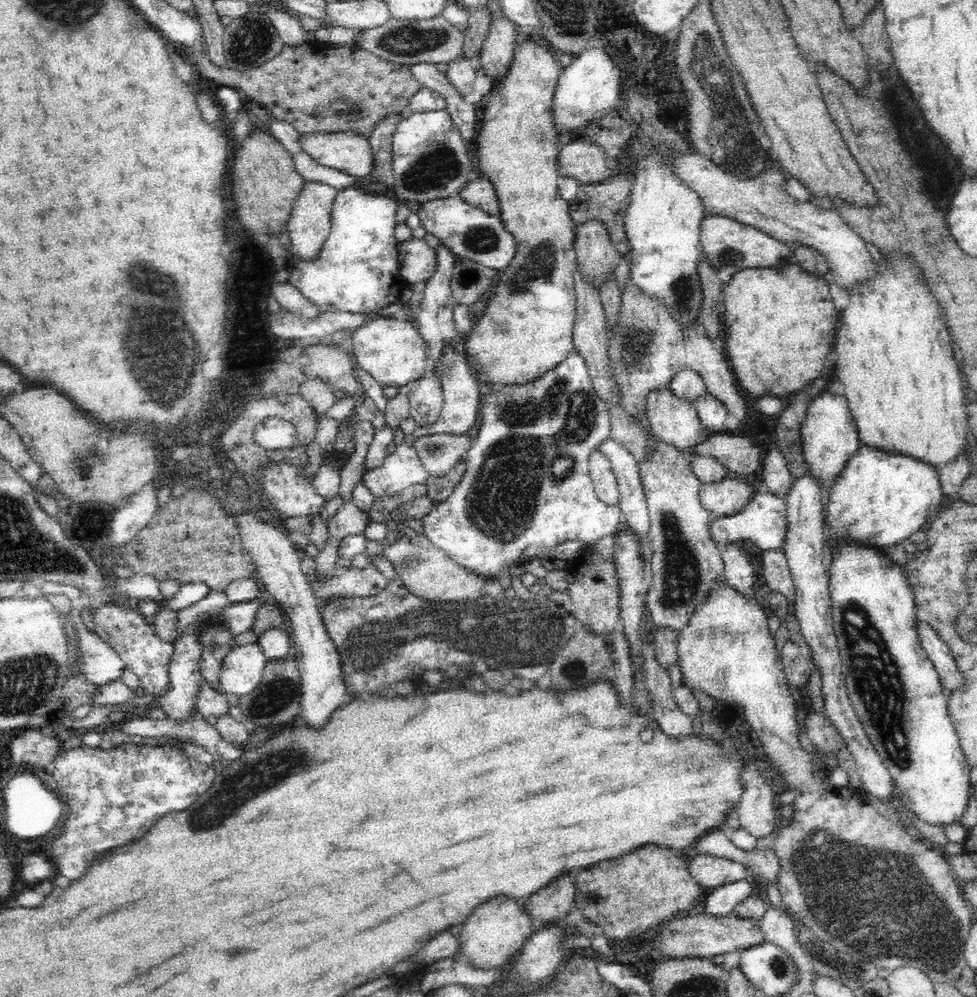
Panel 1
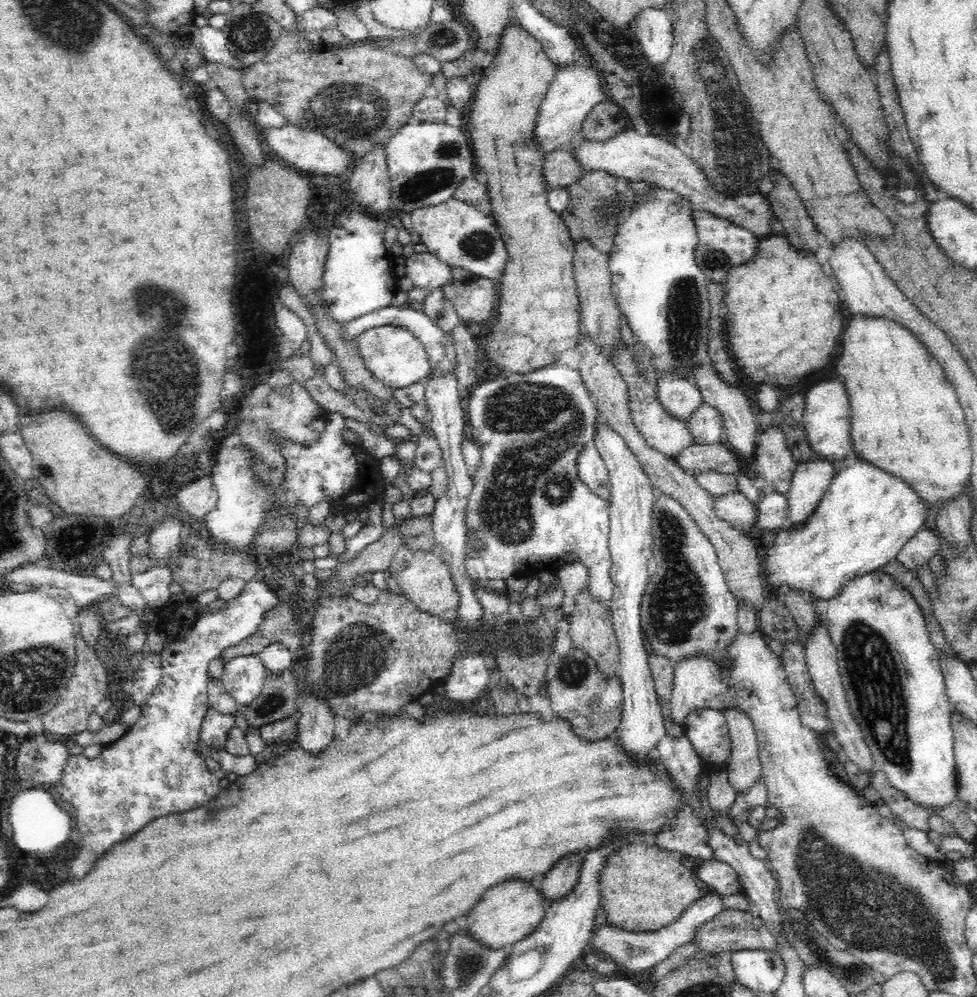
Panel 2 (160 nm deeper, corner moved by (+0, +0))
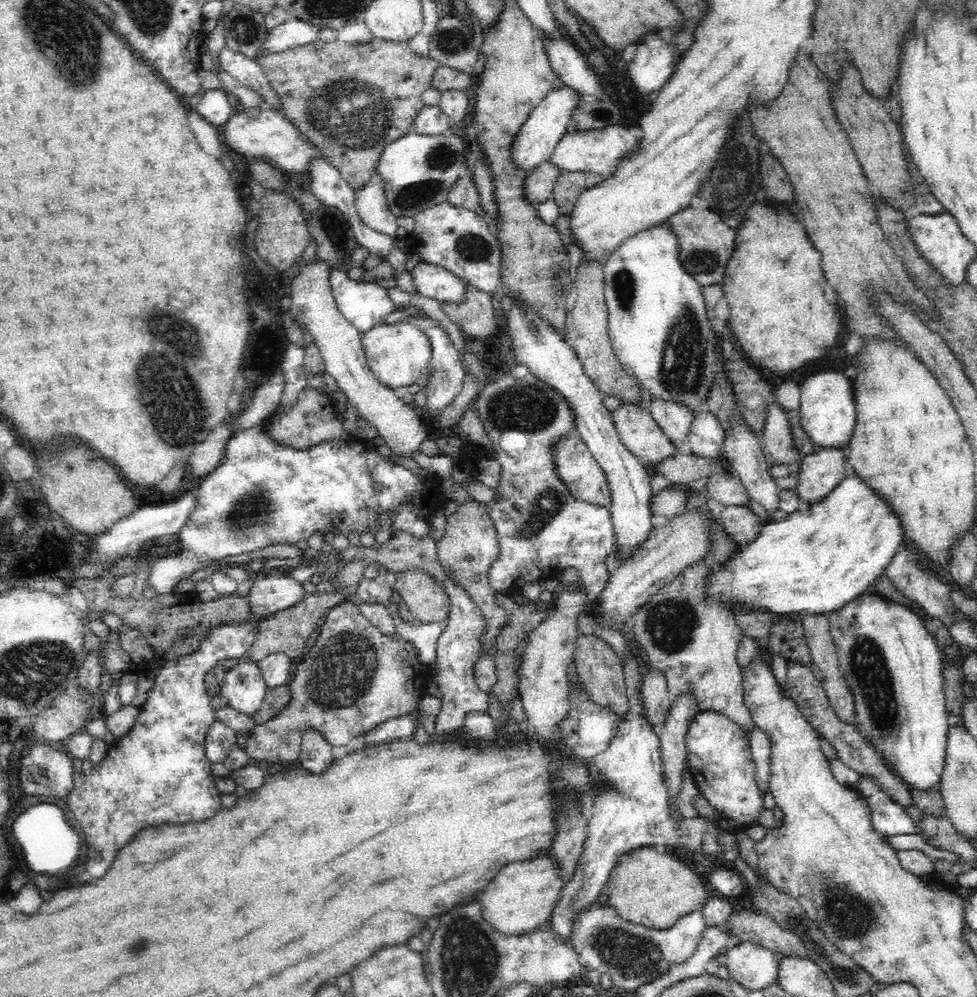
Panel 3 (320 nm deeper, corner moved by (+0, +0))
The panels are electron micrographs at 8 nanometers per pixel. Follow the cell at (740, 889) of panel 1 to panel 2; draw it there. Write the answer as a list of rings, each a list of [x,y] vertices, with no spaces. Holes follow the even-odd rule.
[[[712,892],[700,897],[691,904],[678,920],[654,932],[626,932],[622,929],[614,929],[606,922],[600,928],[593,930],[588,951],[596,953],[600,951],[604,952],[606,957],[612,957],[616,962],[617,969],[623,974],[648,973],[657,964],[666,960],[678,947],[688,943],[696,928],[700,927],[704,922],[714,920],[718,914],[725,910],[722,896],[723,894]]]

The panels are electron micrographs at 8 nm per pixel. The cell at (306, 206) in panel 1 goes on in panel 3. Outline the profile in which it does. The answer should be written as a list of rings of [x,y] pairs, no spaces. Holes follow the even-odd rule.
[[[316,255],[310,262],[296,262],[292,271],[292,304],[282,318],[298,318],[306,326],[306,331],[314,336],[314,343],[320,349],[325,373],[336,379],[349,404],[378,428],[392,454],[411,458],[411,452],[420,449],[422,442],[428,438],[428,422],[417,407],[405,404],[399,391],[383,385],[370,370],[362,346],[363,333],[345,320],[333,298],[327,260]]]

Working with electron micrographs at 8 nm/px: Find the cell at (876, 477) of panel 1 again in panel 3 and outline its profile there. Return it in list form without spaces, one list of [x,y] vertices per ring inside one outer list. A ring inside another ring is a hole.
[[[848,474],[822,500],[792,512],[784,520],[771,519],[756,540],[742,544],[736,558],[722,568],[714,566],[708,595],[726,601],[732,610],[734,602],[744,601],[748,607],[758,605],[774,615],[828,614],[866,592],[867,587],[884,574],[894,555],[906,545],[905,541],[906,529],[892,501],[884,499],[882,493],[864,482],[863,476]]]

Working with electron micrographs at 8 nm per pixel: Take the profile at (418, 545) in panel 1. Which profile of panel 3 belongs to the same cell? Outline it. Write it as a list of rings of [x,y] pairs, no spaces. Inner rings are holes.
[[[421,568],[395,572],[395,591],[420,623],[446,621],[450,595],[445,584]]]

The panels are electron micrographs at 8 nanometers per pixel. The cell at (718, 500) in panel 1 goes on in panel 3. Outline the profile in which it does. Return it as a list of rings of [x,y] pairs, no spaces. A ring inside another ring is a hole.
[[[749,505],[725,506],[719,515],[719,521],[725,526],[726,532],[740,544],[748,544],[758,538],[765,525]]]

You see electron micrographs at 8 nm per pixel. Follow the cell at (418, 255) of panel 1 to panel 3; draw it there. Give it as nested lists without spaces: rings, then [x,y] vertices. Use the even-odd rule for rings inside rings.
[[[420,261],[411,272],[415,290],[440,302],[462,302],[465,283],[440,265]]]

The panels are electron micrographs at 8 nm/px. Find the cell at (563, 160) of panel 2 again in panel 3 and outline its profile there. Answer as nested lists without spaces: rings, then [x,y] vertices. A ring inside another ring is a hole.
[[[550,161],[541,162],[529,172],[524,184],[524,195],[535,204],[552,197],[553,188],[562,176],[562,171]]]

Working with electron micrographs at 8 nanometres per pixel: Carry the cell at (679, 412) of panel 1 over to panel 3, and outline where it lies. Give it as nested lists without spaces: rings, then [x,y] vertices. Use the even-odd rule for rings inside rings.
[[[642,401],[624,402],[612,411],[620,439],[636,457],[644,458],[650,465],[674,456],[676,444],[660,427],[650,407]]]

